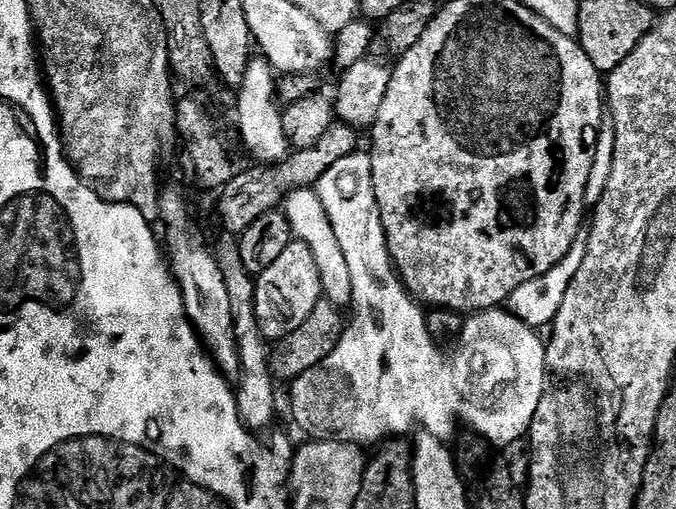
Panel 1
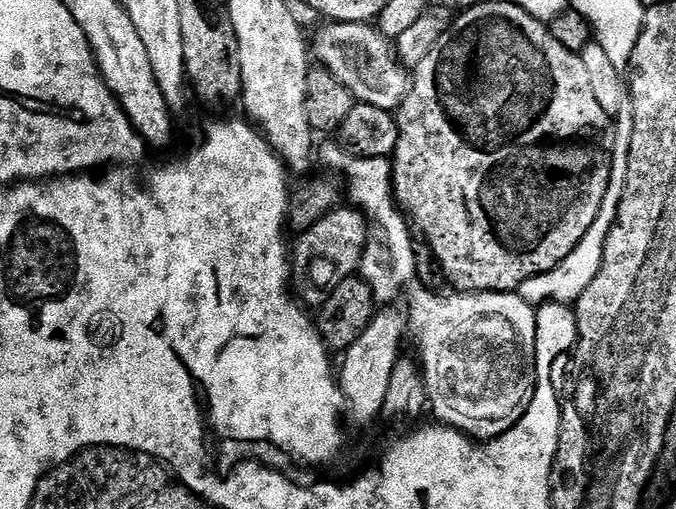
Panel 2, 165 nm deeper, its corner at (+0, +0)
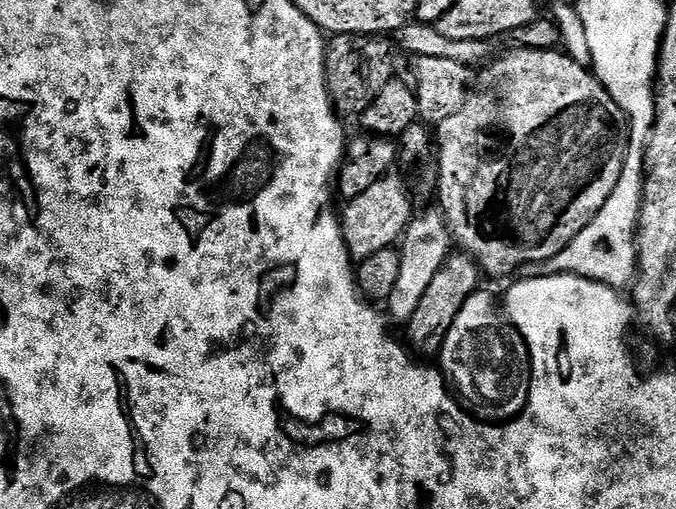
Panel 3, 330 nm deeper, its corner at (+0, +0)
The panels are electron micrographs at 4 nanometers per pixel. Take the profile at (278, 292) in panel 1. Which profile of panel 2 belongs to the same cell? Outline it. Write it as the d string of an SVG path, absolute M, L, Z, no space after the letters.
M341 206L321 218L310 230L299 233L297 240L300 241L296 248L294 244L290 256L290 284L295 295L304 296L305 305L319 306L327 300L338 282L357 275L369 231L367 217L359 209Z

